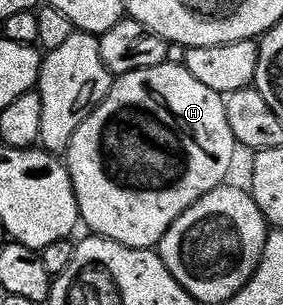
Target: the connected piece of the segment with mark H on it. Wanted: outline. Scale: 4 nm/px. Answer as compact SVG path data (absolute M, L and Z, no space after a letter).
M163 63L156 67L144 67L140 71L120 73L111 80L106 98L87 115L84 123L80 123L80 127L76 127L64 154L64 164L70 173L70 182L76 195L81 224L87 225L90 228L87 230L91 234L107 237L133 249L154 249L162 240L166 228L182 212L188 207L192 207L192 203L196 203L196 199L200 199L200 195L212 191L217 185L221 185L227 180L226 172L229 171L230 164L234 161L234 149L236 150L236 142L232 135L232 127L228 127L228 115L224 111L223 94L212 91L212 87L207 87L205 83L200 83L200 79L196 79L196 75L192 75L186 69L185 64Z

